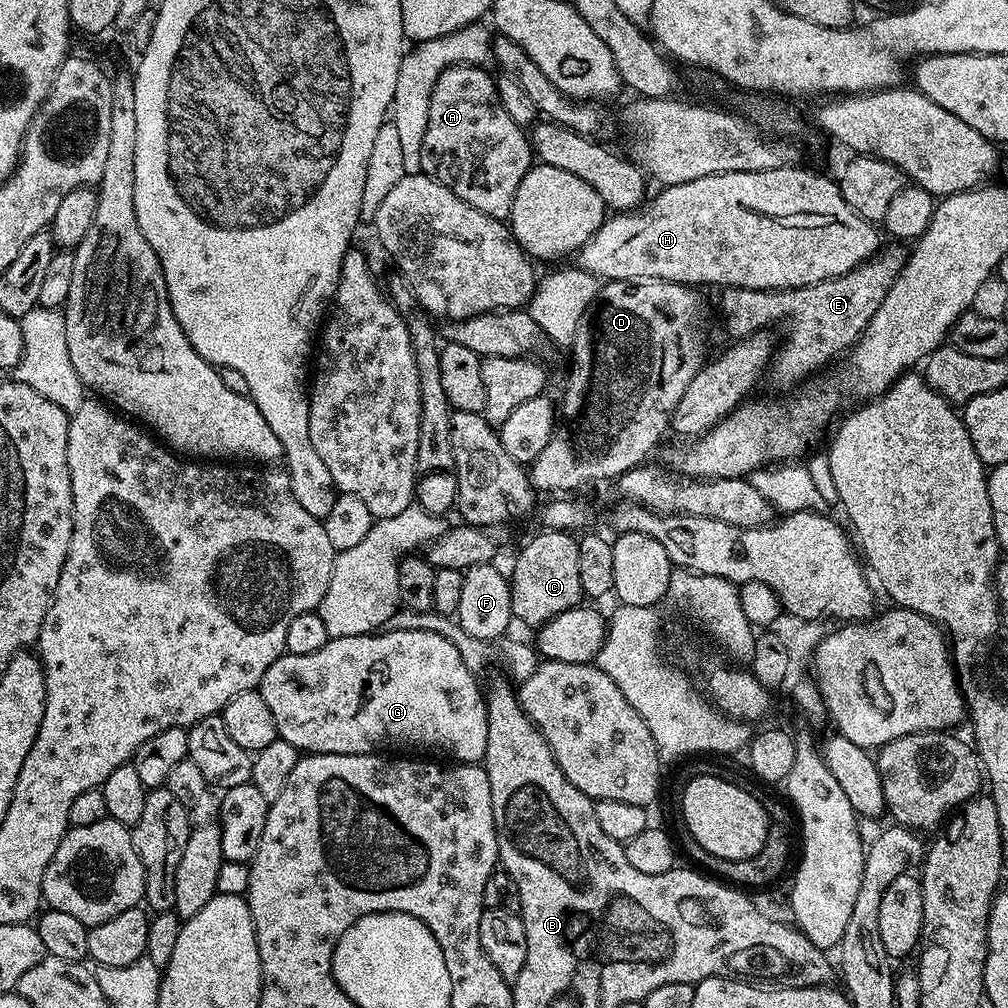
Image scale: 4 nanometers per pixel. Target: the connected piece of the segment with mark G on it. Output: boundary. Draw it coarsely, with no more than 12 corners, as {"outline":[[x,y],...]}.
{"outline":[[442,634],[278,657],[259,692],[304,754],[480,764],[488,706]]}

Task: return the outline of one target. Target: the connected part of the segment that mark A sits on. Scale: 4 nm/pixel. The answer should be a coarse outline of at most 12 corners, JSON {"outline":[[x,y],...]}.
{"outline":[[483,67],[442,70],[421,170],[507,221],[534,164]]}

